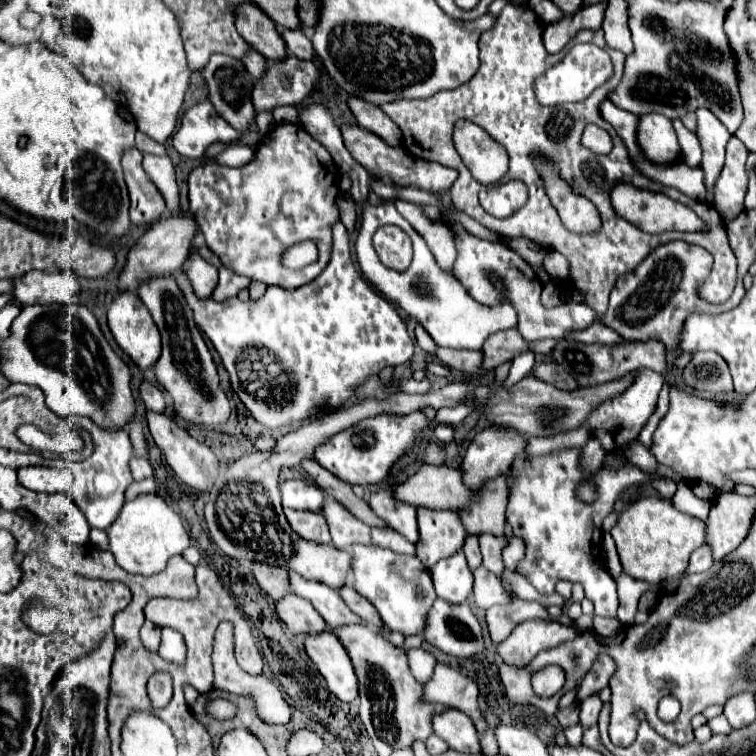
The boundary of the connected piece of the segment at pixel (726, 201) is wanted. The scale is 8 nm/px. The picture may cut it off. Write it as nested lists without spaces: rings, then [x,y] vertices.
[[[731,137],[726,145],[724,169],[716,181],[714,191],[714,207],[724,221],[732,221],[744,211],[744,195],[748,189],[744,171],[746,157],[748,149],[744,149],[740,139]]]

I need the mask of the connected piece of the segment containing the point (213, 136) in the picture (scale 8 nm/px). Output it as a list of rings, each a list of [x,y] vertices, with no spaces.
[[[200,101],[184,113],[180,129],[174,133],[174,149],[188,159],[202,159],[212,143],[234,143],[241,133],[214,111],[210,101]]]

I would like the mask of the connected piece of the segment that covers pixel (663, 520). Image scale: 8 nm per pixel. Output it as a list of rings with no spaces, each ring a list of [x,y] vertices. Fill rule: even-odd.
[[[640,497],[620,513],[616,527],[610,533],[616,543],[624,573],[634,579],[660,585],[662,581],[680,577],[684,573],[690,555],[704,545],[706,523],[678,511],[670,499]]]

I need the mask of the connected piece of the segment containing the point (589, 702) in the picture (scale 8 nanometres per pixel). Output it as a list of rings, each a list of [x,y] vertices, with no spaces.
[[[592,693],[592,695],[586,697],[584,701],[580,701],[580,721],[582,721],[584,729],[596,725],[596,721],[598,721],[598,713],[600,713],[602,705],[604,705],[604,703],[600,701],[598,693]]]

